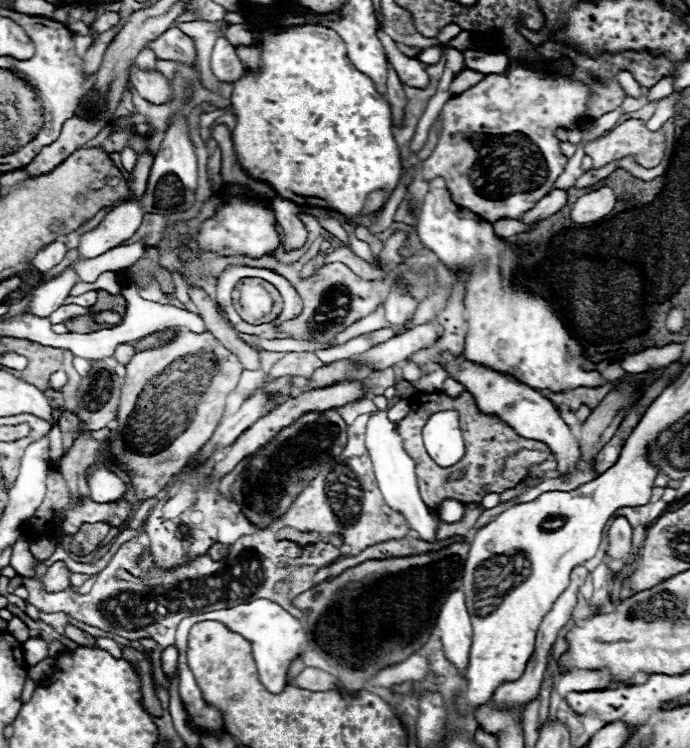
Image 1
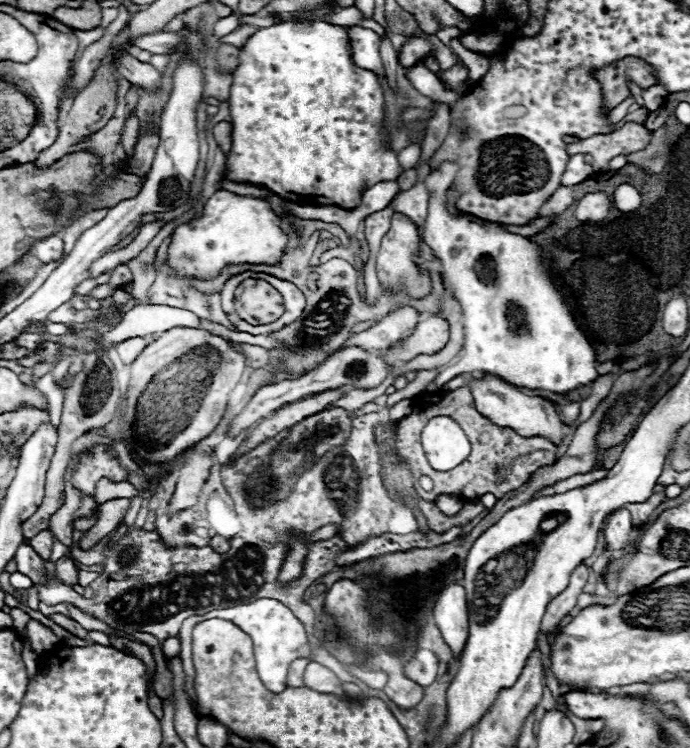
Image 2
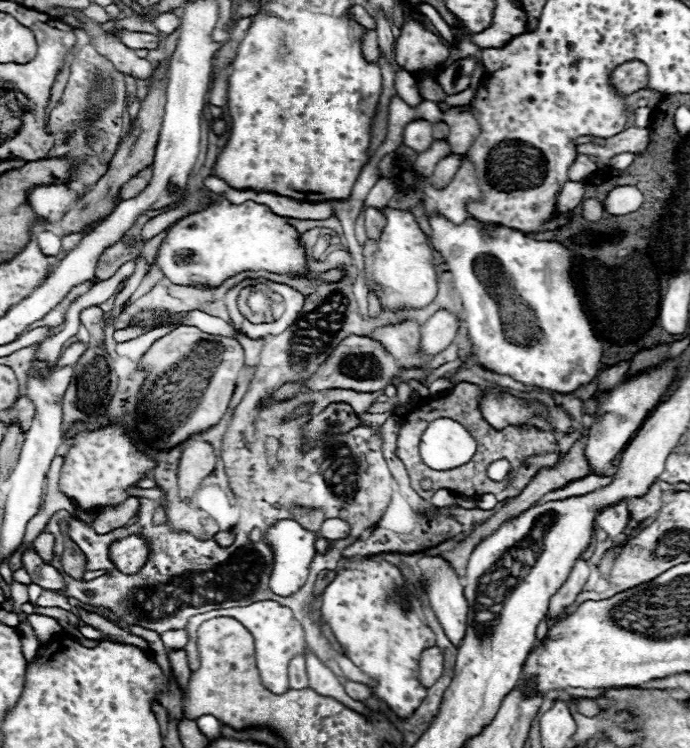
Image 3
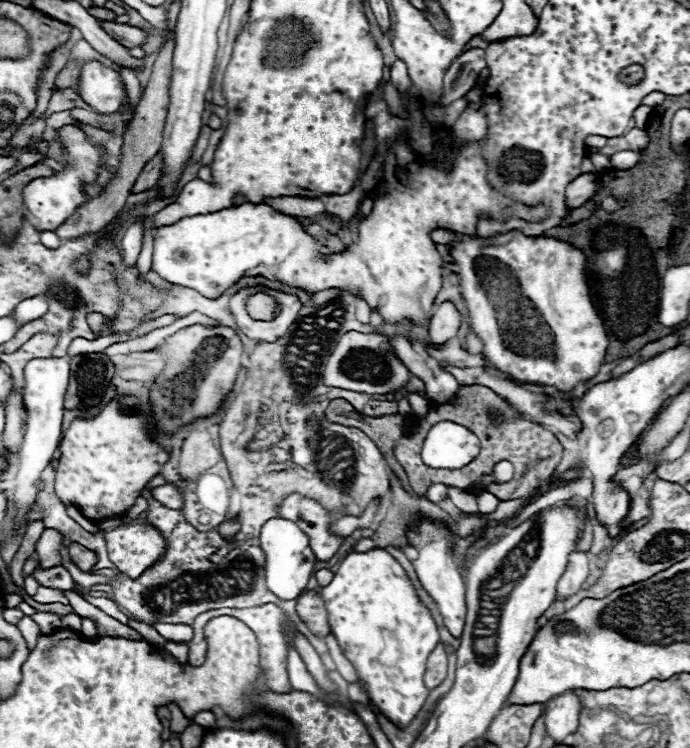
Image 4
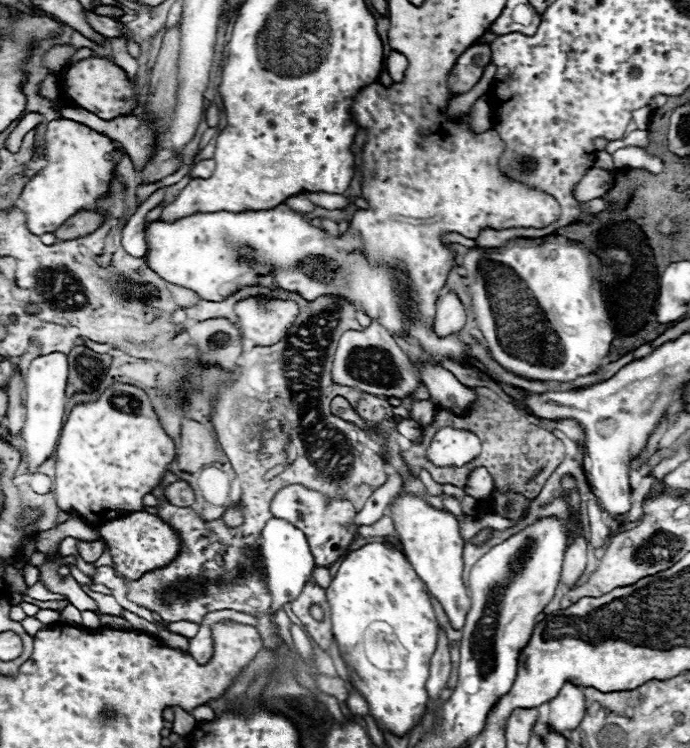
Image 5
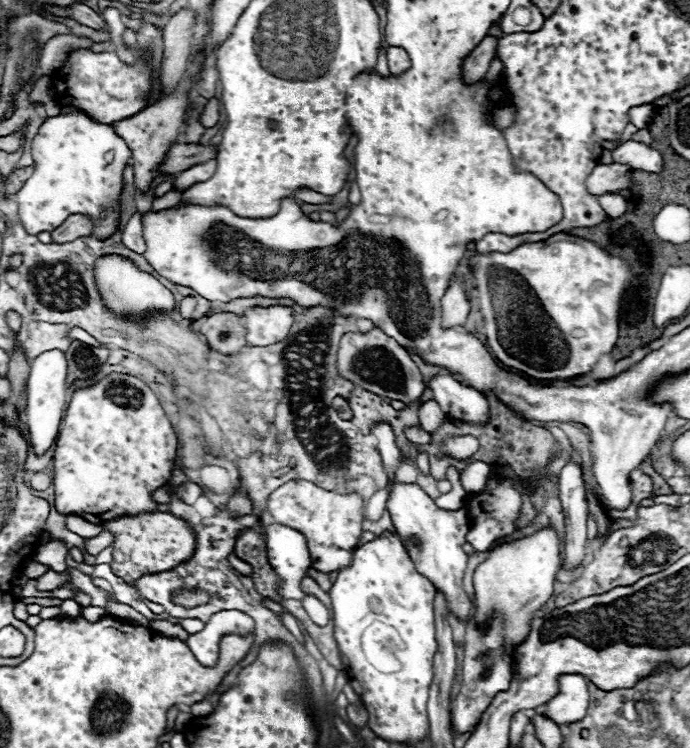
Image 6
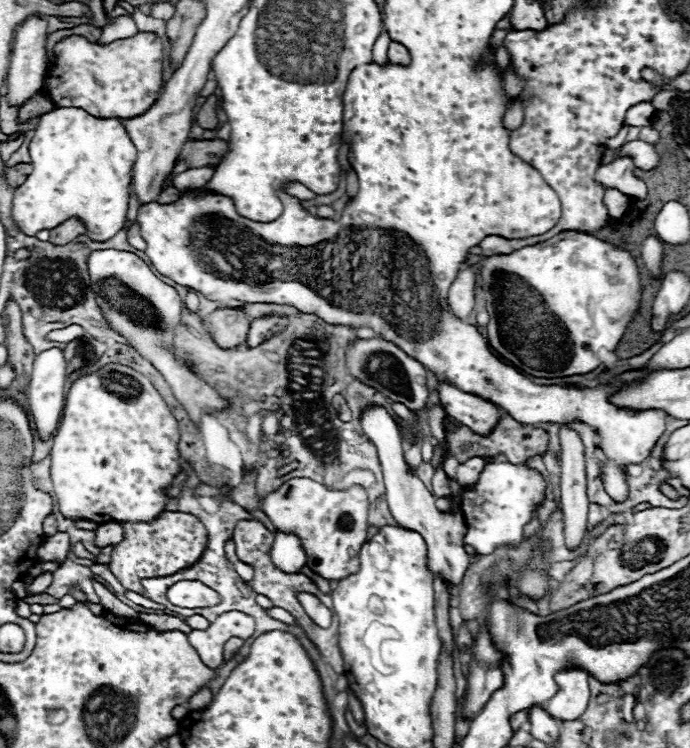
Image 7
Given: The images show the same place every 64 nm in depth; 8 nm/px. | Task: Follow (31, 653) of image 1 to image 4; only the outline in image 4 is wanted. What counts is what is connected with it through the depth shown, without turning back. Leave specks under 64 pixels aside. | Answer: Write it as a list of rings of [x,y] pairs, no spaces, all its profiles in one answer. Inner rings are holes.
[[[36,612],[32,614],[32,620],[40,626],[40,632],[56,632],[58,628],[62,628],[60,616],[52,612]]]

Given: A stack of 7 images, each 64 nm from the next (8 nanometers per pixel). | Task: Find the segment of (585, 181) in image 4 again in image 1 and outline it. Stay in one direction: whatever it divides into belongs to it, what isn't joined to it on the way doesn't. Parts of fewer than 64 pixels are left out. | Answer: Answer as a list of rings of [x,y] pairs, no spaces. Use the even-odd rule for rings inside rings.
[[[556,188],[556,190],[552,190],[548,196],[544,196],[530,212],[526,212],[520,222],[524,222],[524,224],[536,224],[536,222],[552,216],[554,212],[558,212],[558,210],[566,204],[566,200],[568,200],[566,190]]]

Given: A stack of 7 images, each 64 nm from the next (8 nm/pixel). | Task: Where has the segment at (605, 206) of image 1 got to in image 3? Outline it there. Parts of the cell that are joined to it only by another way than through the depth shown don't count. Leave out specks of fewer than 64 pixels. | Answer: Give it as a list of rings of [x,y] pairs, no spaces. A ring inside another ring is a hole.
[[[584,200],[582,202],[582,216],[586,220],[600,220],[602,212],[604,212],[604,208],[598,200]]]

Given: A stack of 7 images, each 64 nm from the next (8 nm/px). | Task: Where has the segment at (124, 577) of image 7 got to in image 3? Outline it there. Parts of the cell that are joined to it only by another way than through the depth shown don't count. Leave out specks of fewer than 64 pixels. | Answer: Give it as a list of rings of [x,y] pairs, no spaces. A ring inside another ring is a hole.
[[[130,534],[110,544],[110,560],[124,574],[136,574],[146,564],[148,554],[148,542],[140,534]]]

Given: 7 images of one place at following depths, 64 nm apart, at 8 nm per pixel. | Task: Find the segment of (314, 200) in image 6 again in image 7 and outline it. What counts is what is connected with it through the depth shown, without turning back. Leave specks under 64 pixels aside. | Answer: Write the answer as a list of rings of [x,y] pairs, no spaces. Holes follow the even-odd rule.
[[[288,182],[284,188],[286,188],[286,192],[288,192],[290,196],[296,196],[298,200],[310,200],[310,198],[316,196],[312,190],[308,190],[308,188],[306,188],[304,184],[300,184],[300,182]]]

